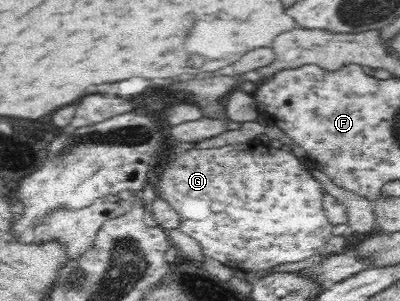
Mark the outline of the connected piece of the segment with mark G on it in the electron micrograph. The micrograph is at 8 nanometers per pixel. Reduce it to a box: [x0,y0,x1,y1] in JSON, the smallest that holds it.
[160,138,333,271]

